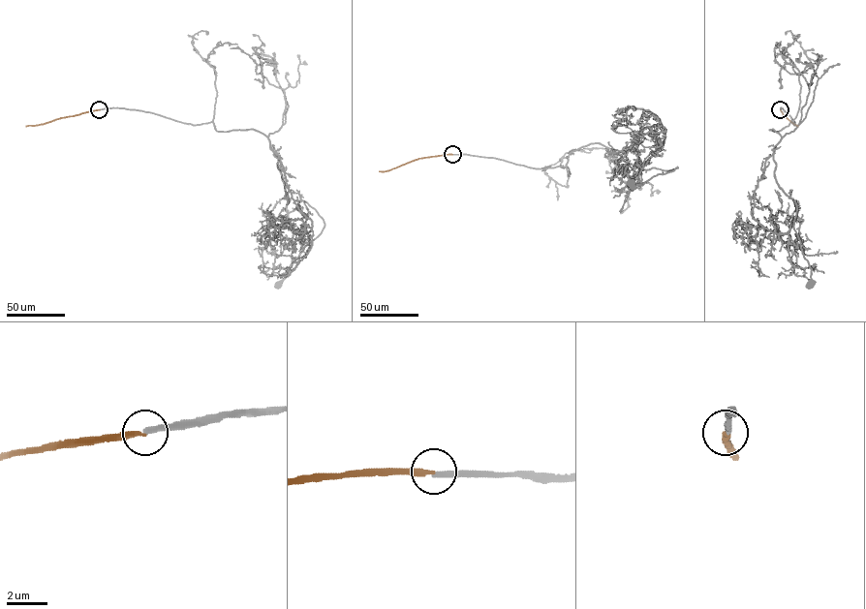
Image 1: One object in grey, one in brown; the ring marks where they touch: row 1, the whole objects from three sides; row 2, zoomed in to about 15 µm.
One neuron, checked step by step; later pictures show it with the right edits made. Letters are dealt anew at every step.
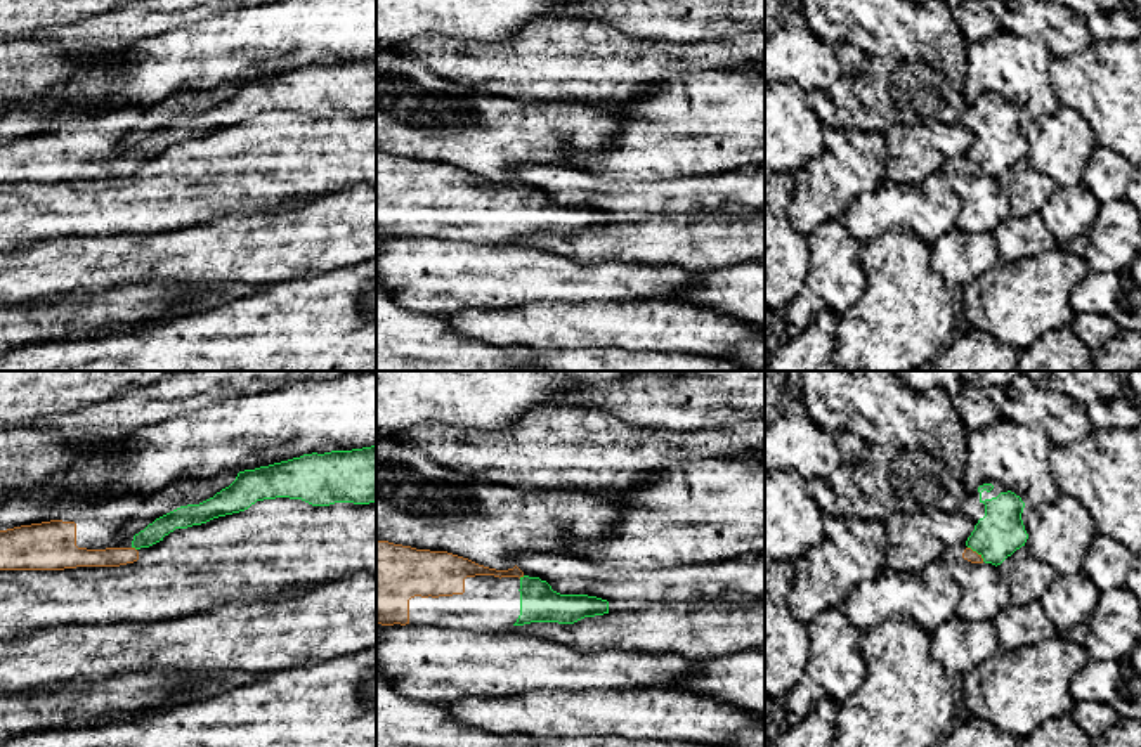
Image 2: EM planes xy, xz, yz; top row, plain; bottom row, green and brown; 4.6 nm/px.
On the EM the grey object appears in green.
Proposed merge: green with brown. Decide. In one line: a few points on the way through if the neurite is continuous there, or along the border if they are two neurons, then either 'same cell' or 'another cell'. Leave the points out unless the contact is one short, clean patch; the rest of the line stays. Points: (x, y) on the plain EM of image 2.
across yz (996, 148), (977, 163), (970, 167) | same cell

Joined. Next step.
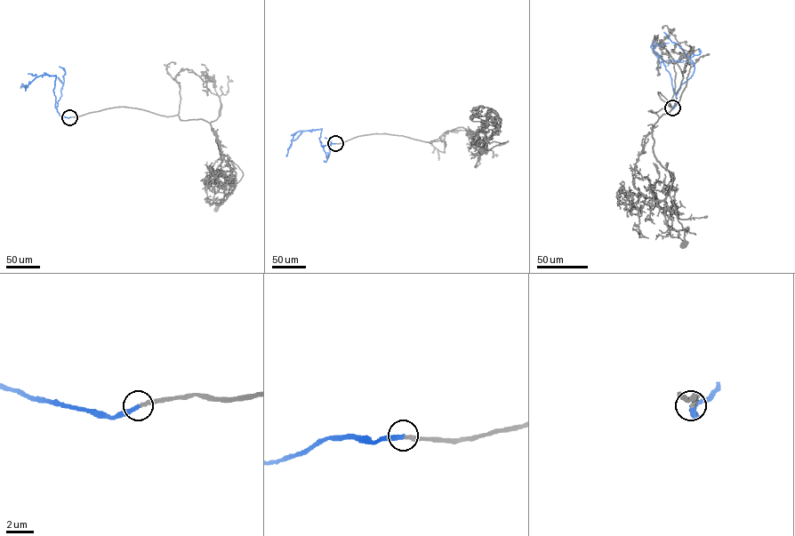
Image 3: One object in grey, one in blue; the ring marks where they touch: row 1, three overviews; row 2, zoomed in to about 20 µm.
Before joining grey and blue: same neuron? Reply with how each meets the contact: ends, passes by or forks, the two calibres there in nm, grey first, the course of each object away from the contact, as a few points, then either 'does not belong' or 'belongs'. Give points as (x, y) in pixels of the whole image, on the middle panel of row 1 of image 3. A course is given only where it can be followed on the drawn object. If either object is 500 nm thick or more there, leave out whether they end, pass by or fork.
grey ends there; blue ends there; 240 nm thick on the grey side, 320 nm on the other; grey runs (335, 143), (373, 133), (442, 140), (463, 127), (474, 134), (483, 130), (485, 143), (508, 141), (482, 150); blue runs (335, 143), (321, 145), (319, 139), (321, 128), (300, 131), (293, 135), (286, 156); belongs

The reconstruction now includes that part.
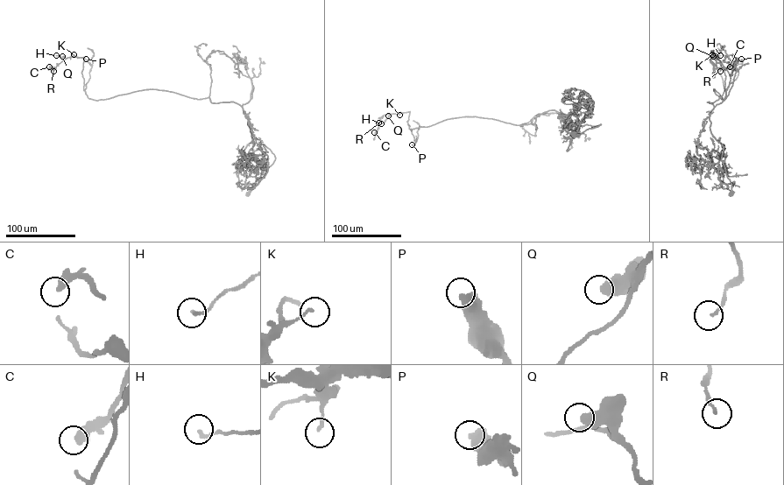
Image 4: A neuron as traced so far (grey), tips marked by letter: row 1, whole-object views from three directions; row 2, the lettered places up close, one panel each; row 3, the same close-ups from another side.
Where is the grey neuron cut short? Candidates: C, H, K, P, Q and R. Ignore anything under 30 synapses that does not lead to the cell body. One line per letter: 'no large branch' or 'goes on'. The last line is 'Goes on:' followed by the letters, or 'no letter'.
C: no large branch
H: no large branch
K: no large branch
P: no large branch
Q: no large branch
R: no large branch
Goes on: no letter

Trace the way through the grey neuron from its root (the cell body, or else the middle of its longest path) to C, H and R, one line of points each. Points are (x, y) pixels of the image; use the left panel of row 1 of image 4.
C: (249, 193), (275, 158), (253, 150), (239, 105), (153, 89), (95, 100), (84, 57), (49, 66)
H: (249, 193), (275, 158), (262, 144), (253, 150), (239, 105), (153, 89), (89, 99), (84, 58), (56, 55)
R: (249, 193), (275, 158), (253, 150), (239, 105), (153, 89), (96, 101), (84, 57), (53, 71)

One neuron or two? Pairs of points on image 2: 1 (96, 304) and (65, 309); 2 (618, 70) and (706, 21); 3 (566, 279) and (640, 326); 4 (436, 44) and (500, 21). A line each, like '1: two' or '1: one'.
1: one
2: two
3: two
4: two

